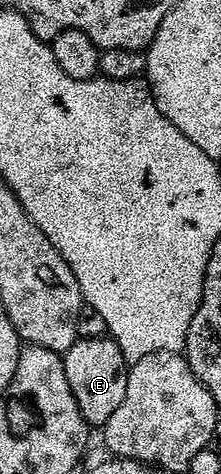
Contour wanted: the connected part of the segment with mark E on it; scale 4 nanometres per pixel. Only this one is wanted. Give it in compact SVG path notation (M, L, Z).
M109 336L79 338L72 348L64 351L62 363L64 376L68 376L68 388L72 388L72 396L76 396L76 404L86 423L95 428L105 426L108 416L120 408L120 400L124 400L124 388L128 388L128 363L118 343Z

